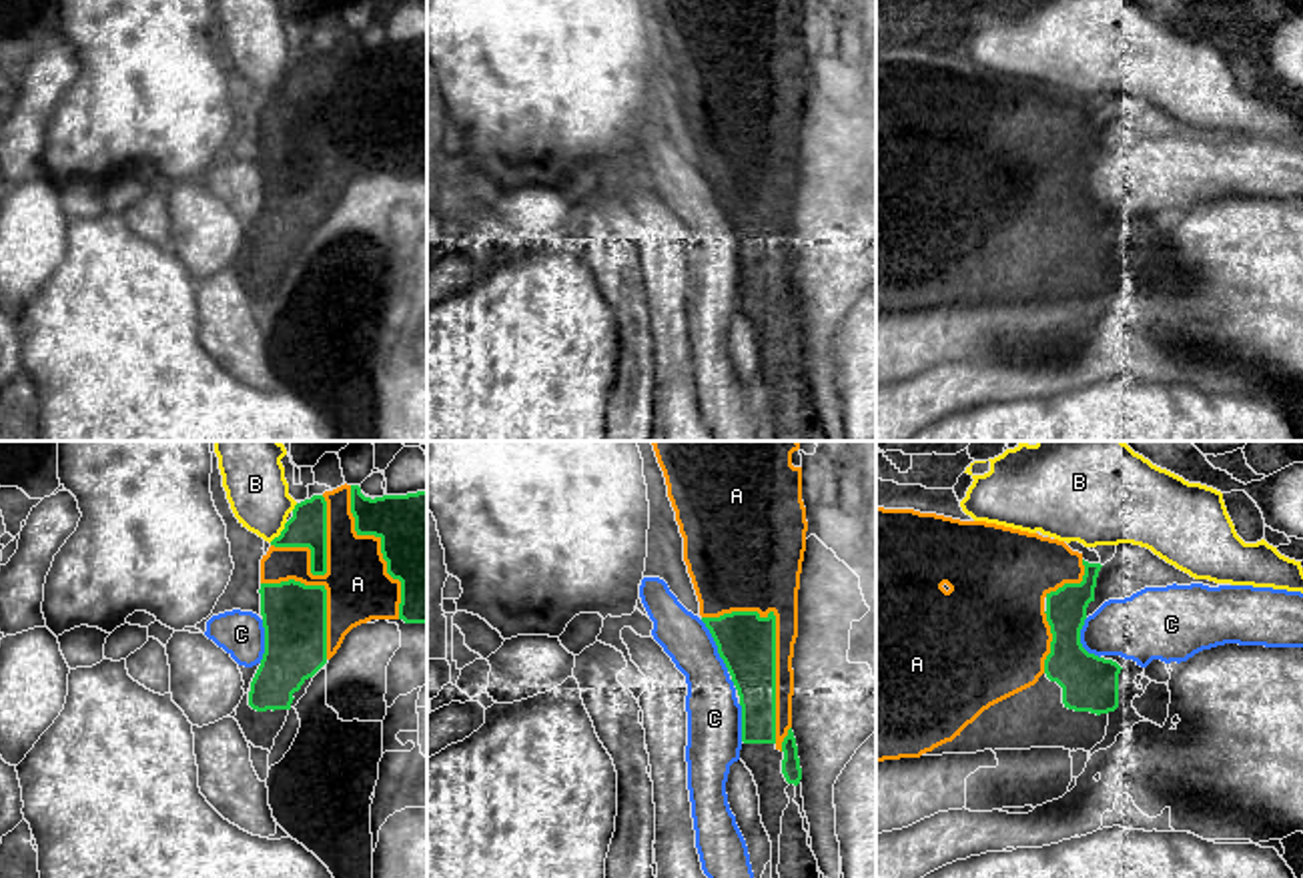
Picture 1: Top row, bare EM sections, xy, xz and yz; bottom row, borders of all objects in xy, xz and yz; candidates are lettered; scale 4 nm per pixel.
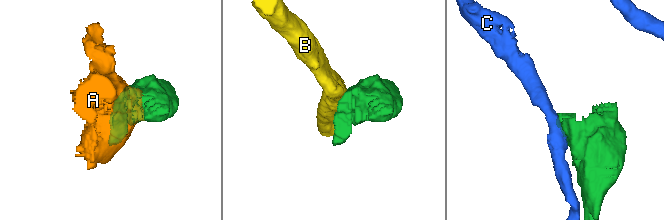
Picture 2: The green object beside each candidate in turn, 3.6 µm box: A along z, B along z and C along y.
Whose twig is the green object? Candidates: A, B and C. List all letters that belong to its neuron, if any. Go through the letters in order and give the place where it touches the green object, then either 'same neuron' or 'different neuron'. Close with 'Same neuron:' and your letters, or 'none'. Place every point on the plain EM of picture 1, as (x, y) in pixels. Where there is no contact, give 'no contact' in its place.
A: meets green in xz at (774, 195); same neuron
B: meets green in xy at (281, 85); different neuron
C: meets green in xz at (716, 195); different neuron
Same neuron: A

